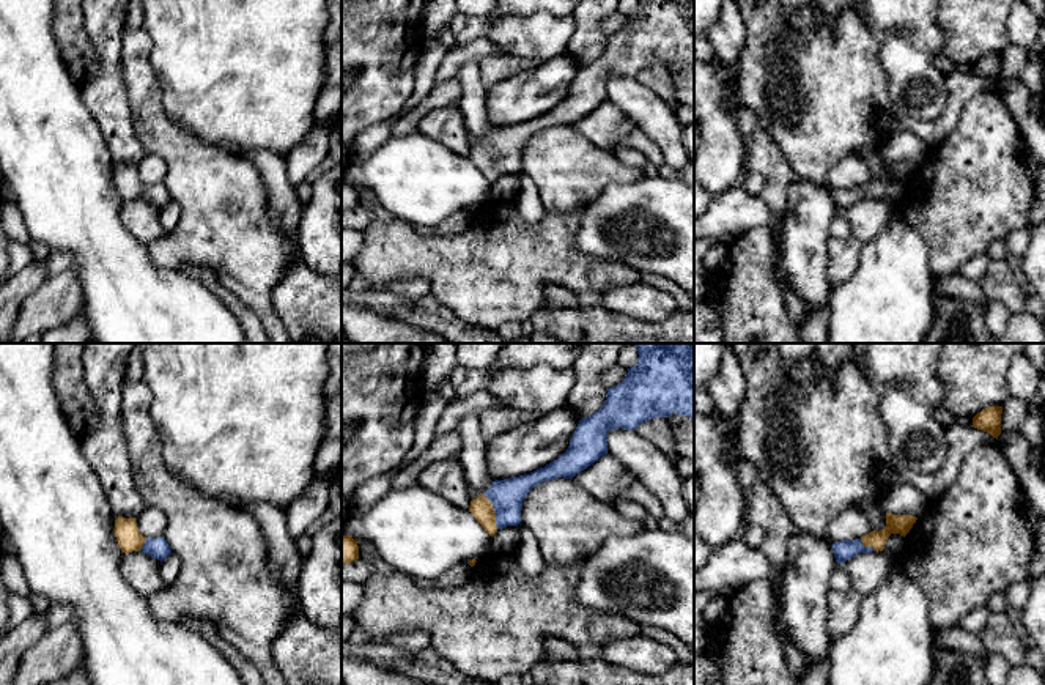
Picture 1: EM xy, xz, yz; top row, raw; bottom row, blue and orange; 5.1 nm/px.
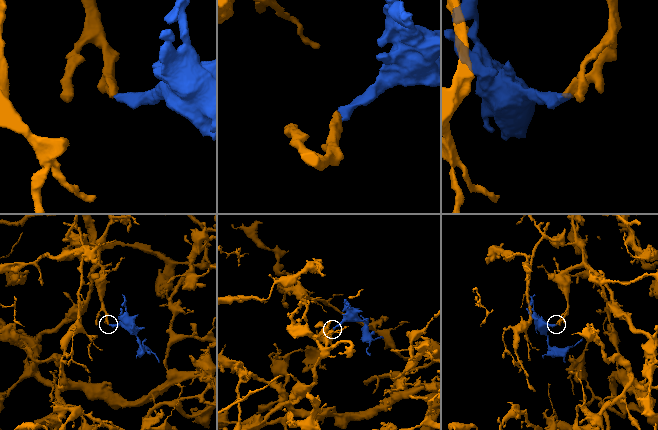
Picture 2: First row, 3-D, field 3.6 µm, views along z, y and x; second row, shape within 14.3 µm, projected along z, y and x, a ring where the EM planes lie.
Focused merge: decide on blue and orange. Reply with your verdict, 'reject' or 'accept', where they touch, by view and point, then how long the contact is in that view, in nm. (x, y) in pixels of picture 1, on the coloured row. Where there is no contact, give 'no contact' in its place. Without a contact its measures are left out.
accept | xz (494, 510) | 190 nm

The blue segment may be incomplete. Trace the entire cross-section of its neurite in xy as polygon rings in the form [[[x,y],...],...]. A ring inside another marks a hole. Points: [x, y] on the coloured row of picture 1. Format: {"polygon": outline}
{"polygon": [[[118,517],[115,520],[113,534],[124,554],[132,551],[142,551],[161,562],[172,554],[172,550],[165,539],[143,537],[137,528],[135,518]]]}

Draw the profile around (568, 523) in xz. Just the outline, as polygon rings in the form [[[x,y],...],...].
[[[557,477],[535,485],[522,501],[521,524],[530,529],[548,565],[585,559],[611,537],[634,535],[642,520],[625,518],[573,479]]]

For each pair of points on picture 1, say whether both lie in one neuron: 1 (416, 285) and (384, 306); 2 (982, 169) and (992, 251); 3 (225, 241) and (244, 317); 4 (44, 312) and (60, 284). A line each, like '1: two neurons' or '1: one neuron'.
1: two neurons
2: two neurons
3: two neurons
4: one neuron

